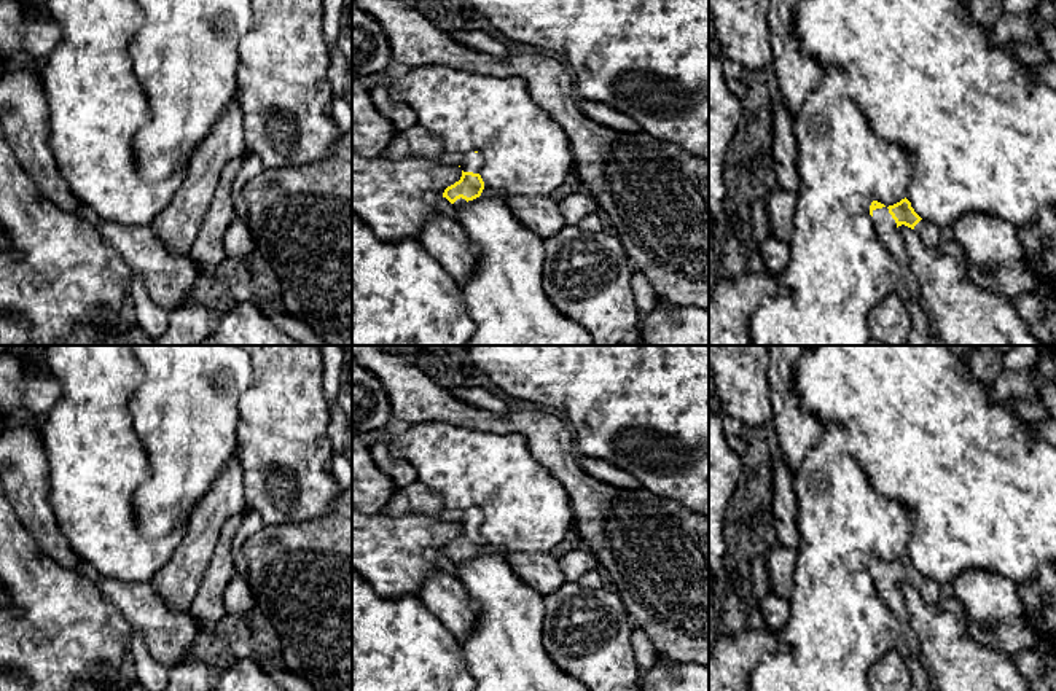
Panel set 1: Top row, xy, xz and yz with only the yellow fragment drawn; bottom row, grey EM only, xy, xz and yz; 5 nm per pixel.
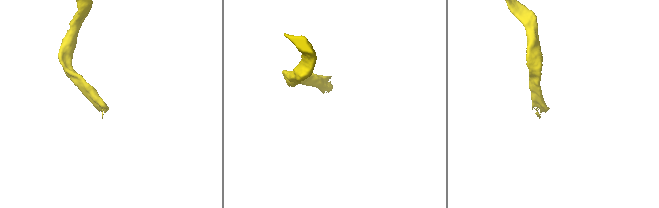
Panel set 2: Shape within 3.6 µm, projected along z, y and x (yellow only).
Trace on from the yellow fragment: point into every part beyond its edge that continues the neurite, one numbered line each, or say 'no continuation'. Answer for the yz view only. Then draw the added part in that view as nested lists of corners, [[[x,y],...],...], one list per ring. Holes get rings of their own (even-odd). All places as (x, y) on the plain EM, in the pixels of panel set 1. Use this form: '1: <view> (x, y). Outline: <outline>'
1: yz (908, 645). Outline: [[[887,564],[873,567],[873,581],[879,599],[895,615],[898,623],[898,638],[895,650],[905,659],[911,673],[909,691],[932,691],[932,673],[922,656],[921,642],[911,626],[908,608],[900,594],[898,584]]]

